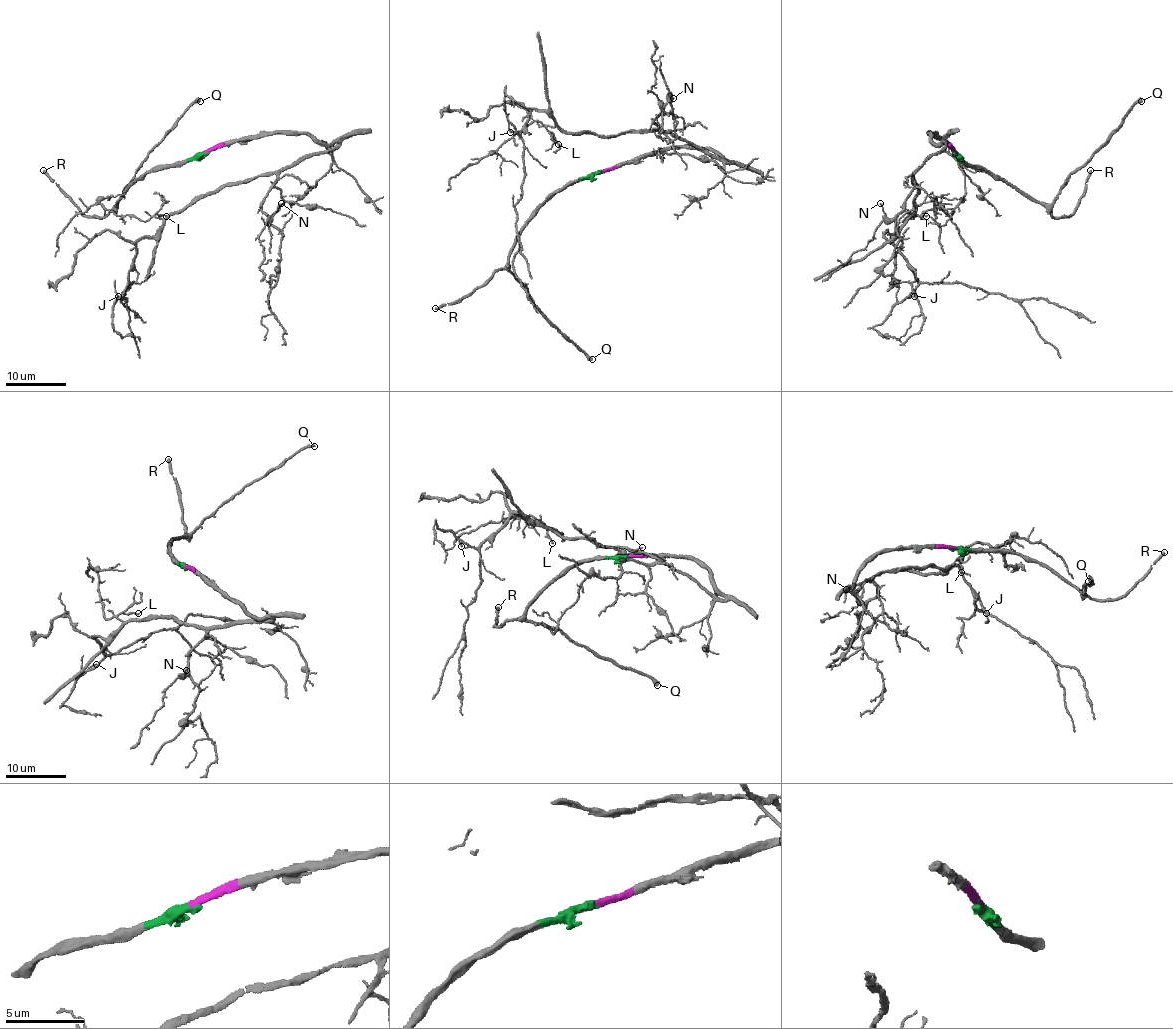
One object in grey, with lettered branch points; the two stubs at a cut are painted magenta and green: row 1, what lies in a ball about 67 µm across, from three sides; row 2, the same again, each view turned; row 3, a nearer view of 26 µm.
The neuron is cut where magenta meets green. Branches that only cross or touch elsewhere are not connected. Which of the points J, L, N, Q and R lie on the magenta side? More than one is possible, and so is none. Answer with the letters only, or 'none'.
J, L, N

